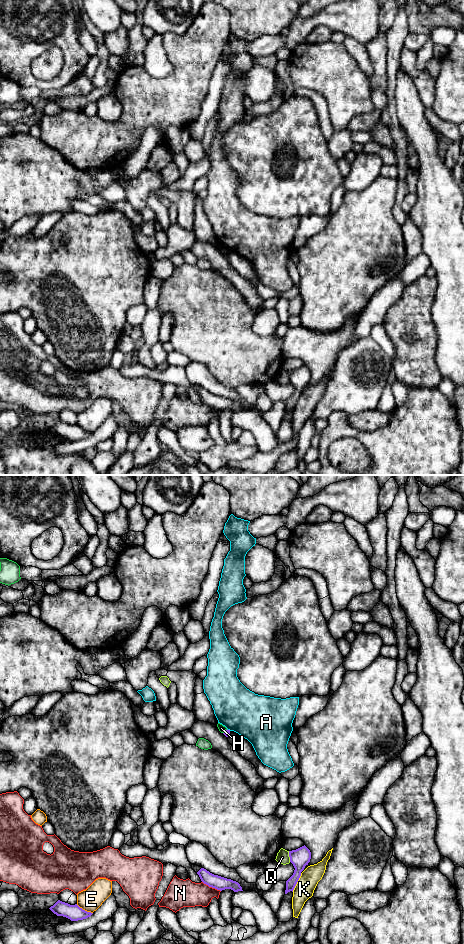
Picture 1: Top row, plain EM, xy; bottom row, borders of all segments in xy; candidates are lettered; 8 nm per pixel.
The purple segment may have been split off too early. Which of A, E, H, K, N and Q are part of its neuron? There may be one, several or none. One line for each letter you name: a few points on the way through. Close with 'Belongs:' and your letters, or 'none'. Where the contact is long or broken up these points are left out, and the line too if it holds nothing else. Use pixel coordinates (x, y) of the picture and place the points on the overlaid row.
Belongs: none

